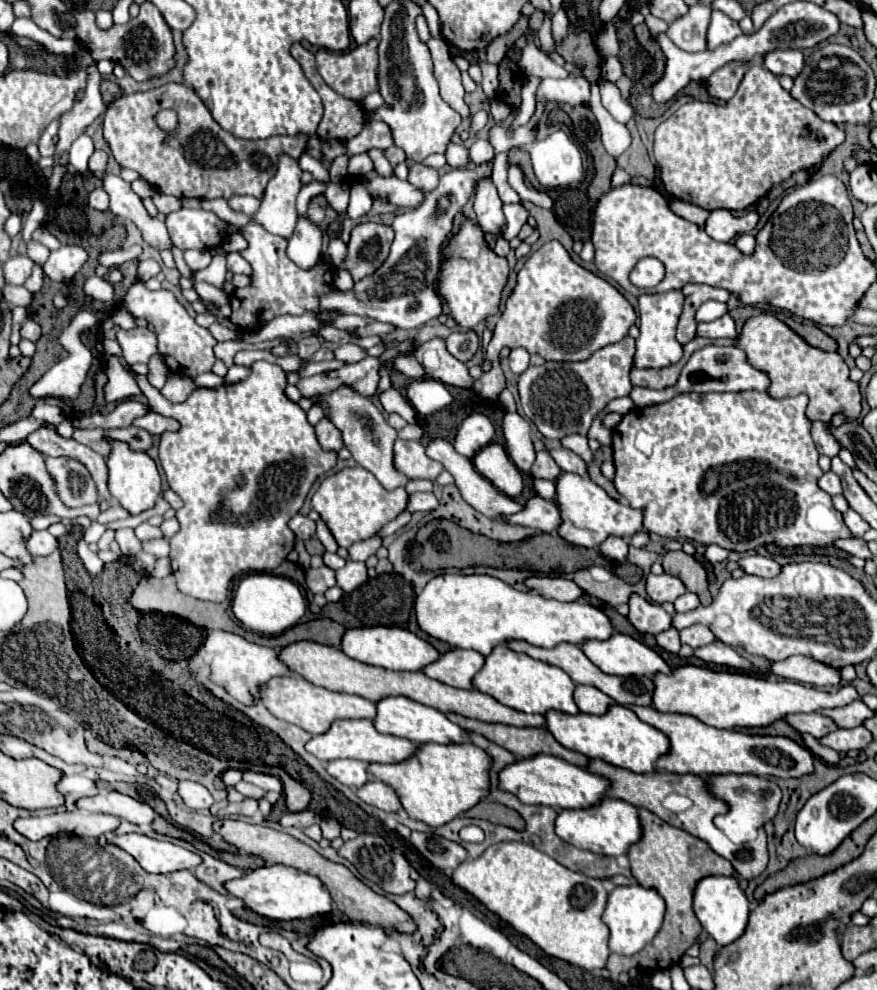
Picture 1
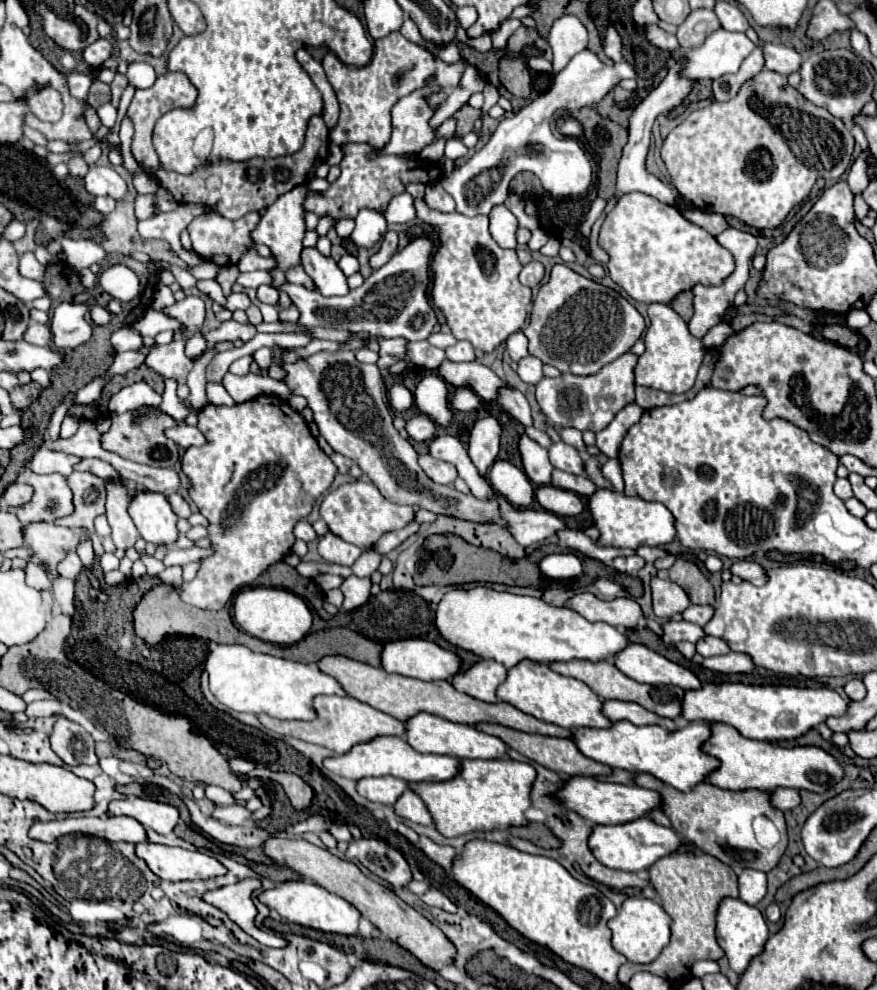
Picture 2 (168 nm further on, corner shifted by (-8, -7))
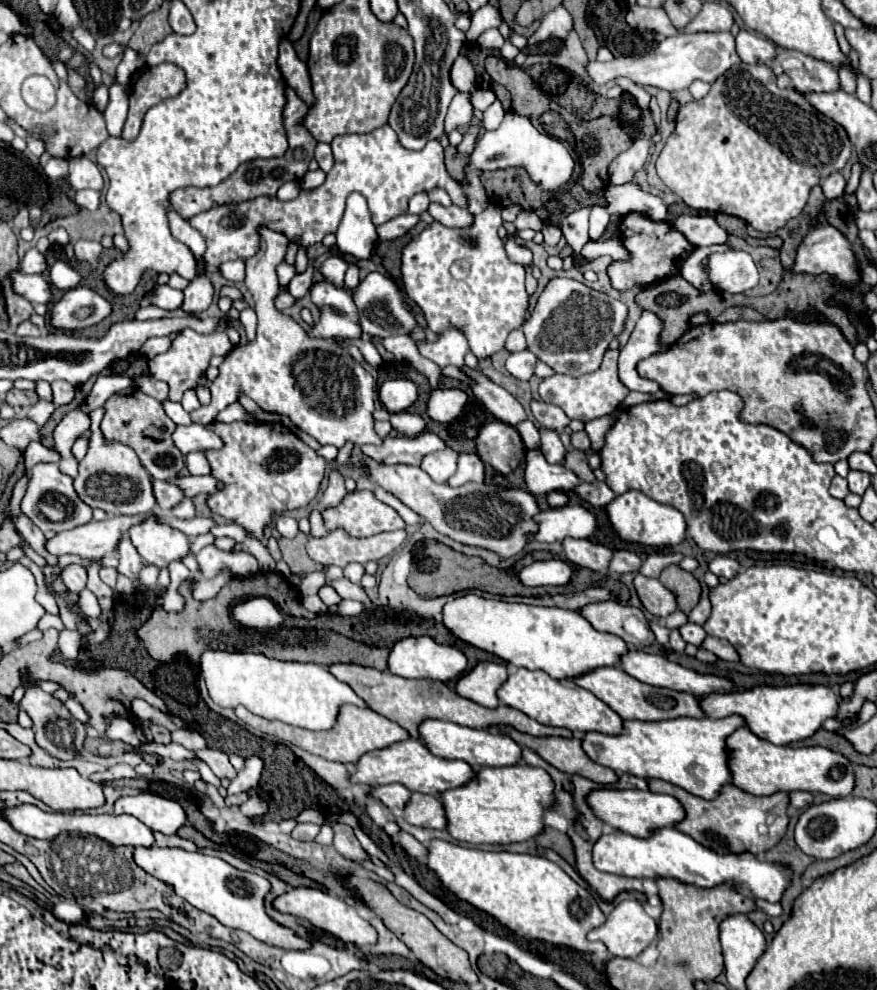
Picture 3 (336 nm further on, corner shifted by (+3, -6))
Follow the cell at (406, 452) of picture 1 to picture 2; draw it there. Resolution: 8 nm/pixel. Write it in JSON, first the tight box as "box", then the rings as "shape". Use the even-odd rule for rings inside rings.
{"box":[419,454,457,484],"shape":[[[429,454],[419,456],[419,466],[425,470],[425,474],[435,480],[437,484],[453,484],[453,480],[457,478],[457,470],[455,466],[451,466],[449,462],[431,458]]]}

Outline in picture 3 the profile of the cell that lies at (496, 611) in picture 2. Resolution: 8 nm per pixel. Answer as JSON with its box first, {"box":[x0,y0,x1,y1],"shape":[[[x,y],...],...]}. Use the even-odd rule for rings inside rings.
{"box":[442,593,628,679],"shape":[[[474,593],[448,601],[442,609],[442,623],[460,641],[492,653],[514,667],[542,669],[554,679],[572,679],[590,669],[616,665],[620,655],[628,651],[620,637],[596,631],[578,611],[506,603],[502,599],[484,599]]]}

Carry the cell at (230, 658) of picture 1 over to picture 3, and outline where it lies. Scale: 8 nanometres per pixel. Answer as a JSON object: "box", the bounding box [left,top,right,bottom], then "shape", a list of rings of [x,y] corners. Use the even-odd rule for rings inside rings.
{"box":[200,649,366,731],"shape":[[[208,649],[200,657],[200,671],[216,705],[230,709],[244,705],[258,717],[278,719],[282,723],[312,731],[330,729],[342,703],[366,707],[366,703],[346,683],[338,681],[324,665],[316,663],[292,663],[268,659],[260,653]]]}

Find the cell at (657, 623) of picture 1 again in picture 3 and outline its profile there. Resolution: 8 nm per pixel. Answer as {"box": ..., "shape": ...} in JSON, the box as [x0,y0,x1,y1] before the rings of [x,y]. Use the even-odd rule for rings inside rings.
{"box":[680,623,706,645],"shape":[[[686,623],[686,625],[682,625],[680,629],[680,635],[682,635],[682,639],[686,641],[686,643],[692,643],[692,645],[700,645],[702,643],[702,639],[706,637],[706,631],[700,627],[700,625],[696,625],[696,623]]]}

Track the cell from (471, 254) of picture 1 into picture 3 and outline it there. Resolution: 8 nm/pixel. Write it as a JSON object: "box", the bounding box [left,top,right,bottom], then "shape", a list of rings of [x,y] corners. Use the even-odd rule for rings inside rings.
{"box":[402,205,528,359],"shape":[[[490,205],[464,229],[430,223],[402,251],[404,289],[422,309],[428,327],[434,333],[458,327],[478,359],[504,349],[508,333],[522,327],[528,309],[524,267],[508,259],[504,241],[496,233],[500,225],[500,207]]]}

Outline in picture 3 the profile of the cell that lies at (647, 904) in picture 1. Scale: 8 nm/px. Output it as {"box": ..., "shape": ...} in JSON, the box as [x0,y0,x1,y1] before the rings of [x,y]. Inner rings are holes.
{"box":[588,899,656,959],"shape":[[[628,899],[616,905],[604,925],[588,933],[588,939],[602,941],[616,957],[636,959],[656,939],[656,935],[656,921],[636,899]]]}

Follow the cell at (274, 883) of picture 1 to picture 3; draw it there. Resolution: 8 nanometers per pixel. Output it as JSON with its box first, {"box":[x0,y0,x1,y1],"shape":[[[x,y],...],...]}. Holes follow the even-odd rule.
{"box":[272,887,378,947],"shape":[[[292,887],[292,889],[288,889],[286,893],[282,893],[280,897],[276,897],[276,899],[272,901],[272,907],[274,907],[276,911],[280,911],[280,913],[290,913],[290,915],[294,915],[294,917],[298,917],[298,919],[304,919],[304,921],[308,921],[312,927],[322,929],[322,931],[326,931],[326,933],[332,933],[334,937],[338,937],[338,939],[342,939],[342,941],[346,941],[346,943],[360,945],[360,947],[368,947],[368,945],[376,943],[376,937],[378,937],[376,931],[374,931],[374,927],[372,927],[368,921],[364,921],[352,905],[348,905],[348,903],[342,901],[340,897],[330,895],[330,893],[326,893],[326,891],[320,891],[320,889]]]}

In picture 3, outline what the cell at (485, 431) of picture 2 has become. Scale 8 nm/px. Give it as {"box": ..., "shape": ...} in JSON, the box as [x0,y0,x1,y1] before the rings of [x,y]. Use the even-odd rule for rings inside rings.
{"box":[448,453,484,487],"shape":[[[460,453],[458,457],[458,469],[456,473],[448,479],[450,487],[460,487],[468,481],[474,481],[474,475],[478,475],[476,483],[482,483],[484,479],[484,463],[476,453]]]}

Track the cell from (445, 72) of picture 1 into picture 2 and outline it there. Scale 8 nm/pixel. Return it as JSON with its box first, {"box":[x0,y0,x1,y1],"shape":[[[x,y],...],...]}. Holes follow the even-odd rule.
{"box":[323,32,465,148],"shape":[[[391,32],[389,36],[375,40],[373,58],[367,66],[347,68],[347,64],[339,62],[333,52],[327,52],[323,58],[323,68],[341,106],[339,120],[335,128],[329,130],[329,140],[339,146],[349,142],[369,142],[375,148],[381,148],[391,138],[391,108],[395,102],[423,86],[431,74],[437,74],[437,84],[443,88],[455,88],[461,80],[465,64],[459,62],[449,66],[445,62],[435,62],[435,58],[425,48],[409,42],[401,32]]]}

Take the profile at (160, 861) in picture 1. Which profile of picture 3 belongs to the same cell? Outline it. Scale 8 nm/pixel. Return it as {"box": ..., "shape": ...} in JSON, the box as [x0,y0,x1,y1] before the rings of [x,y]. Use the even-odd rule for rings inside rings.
{"box":[134,847,310,949],"shape":[[[136,847],[134,861],[146,873],[174,887],[174,891],[184,897],[190,905],[208,915],[216,917],[222,925],[230,929],[240,929],[250,933],[254,939],[280,947],[280,949],[308,949],[310,941],[300,939],[294,931],[274,923],[264,911],[264,895],[270,891],[270,883],[256,875],[244,873],[228,865],[226,861],[202,853],[190,853],[184,849],[160,849],[160,847]]]}

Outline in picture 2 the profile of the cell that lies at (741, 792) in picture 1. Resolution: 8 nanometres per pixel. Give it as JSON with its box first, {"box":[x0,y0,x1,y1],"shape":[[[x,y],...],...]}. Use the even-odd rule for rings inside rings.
{"box":[771,788,801,810],"shape":[[[777,788],[771,792],[771,802],[779,810],[791,810],[801,804],[801,794],[793,788]]]}

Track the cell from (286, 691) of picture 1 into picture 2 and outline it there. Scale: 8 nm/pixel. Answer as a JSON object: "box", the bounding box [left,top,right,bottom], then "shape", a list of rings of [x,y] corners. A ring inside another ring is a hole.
{"box":[265,696,405,754],"shape":[[[317,696],[315,698],[315,708],[319,712],[319,718],[311,722],[301,722],[301,720],[273,720],[265,718],[267,728],[275,730],[283,736],[293,736],[317,746],[325,746],[335,754],[347,754],[355,744],[359,742],[371,742],[377,736],[403,736],[405,734],[405,724],[395,720],[393,716],[379,712],[371,708],[369,704],[363,704],[355,698],[349,696]]]}

